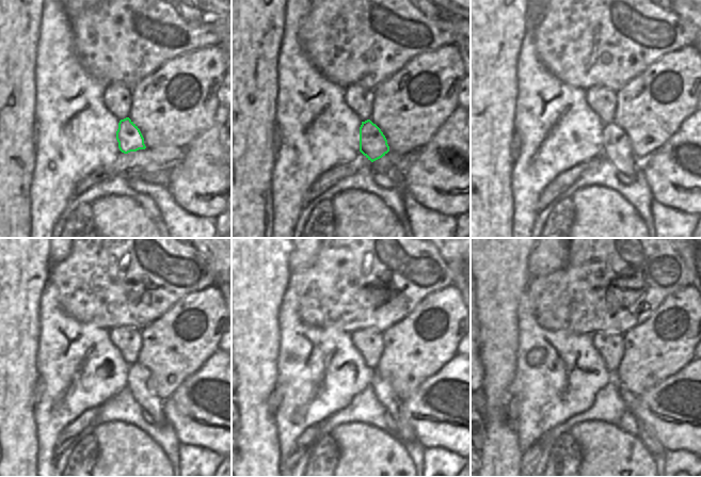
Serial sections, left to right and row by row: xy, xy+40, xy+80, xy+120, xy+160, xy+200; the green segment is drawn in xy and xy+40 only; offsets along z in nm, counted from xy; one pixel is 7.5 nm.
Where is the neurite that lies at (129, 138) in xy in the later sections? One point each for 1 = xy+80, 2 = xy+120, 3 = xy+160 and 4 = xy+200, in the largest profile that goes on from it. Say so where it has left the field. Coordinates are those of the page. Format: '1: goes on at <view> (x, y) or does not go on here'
1: goes on at xy+80 (617, 148)
2: goes on at xy+120 (140, 382)
3: goes on at xy+160 (383, 392)
4: goes on at xy+200 (644, 432)

